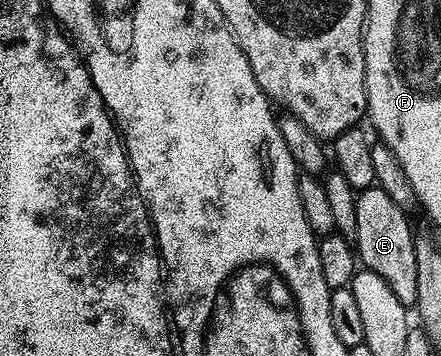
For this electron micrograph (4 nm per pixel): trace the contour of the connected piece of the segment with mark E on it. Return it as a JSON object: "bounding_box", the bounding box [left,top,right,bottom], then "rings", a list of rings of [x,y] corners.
{"bounding_box":[353,185,417,305],"rings":[[[378,185],[367,187],[365,190],[358,192],[355,196],[357,201],[357,229],[353,236],[354,246],[357,248],[357,259],[366,270],[377,273],[389,284],[389,289],[393,289],[393,294],[397,296],[397,301],[404,305],[414,305],[417,301],[417,253],[415,252],[415,235],[411,231],[411,223],[407,220],[408,212],[399,207],[381,189]]]}

